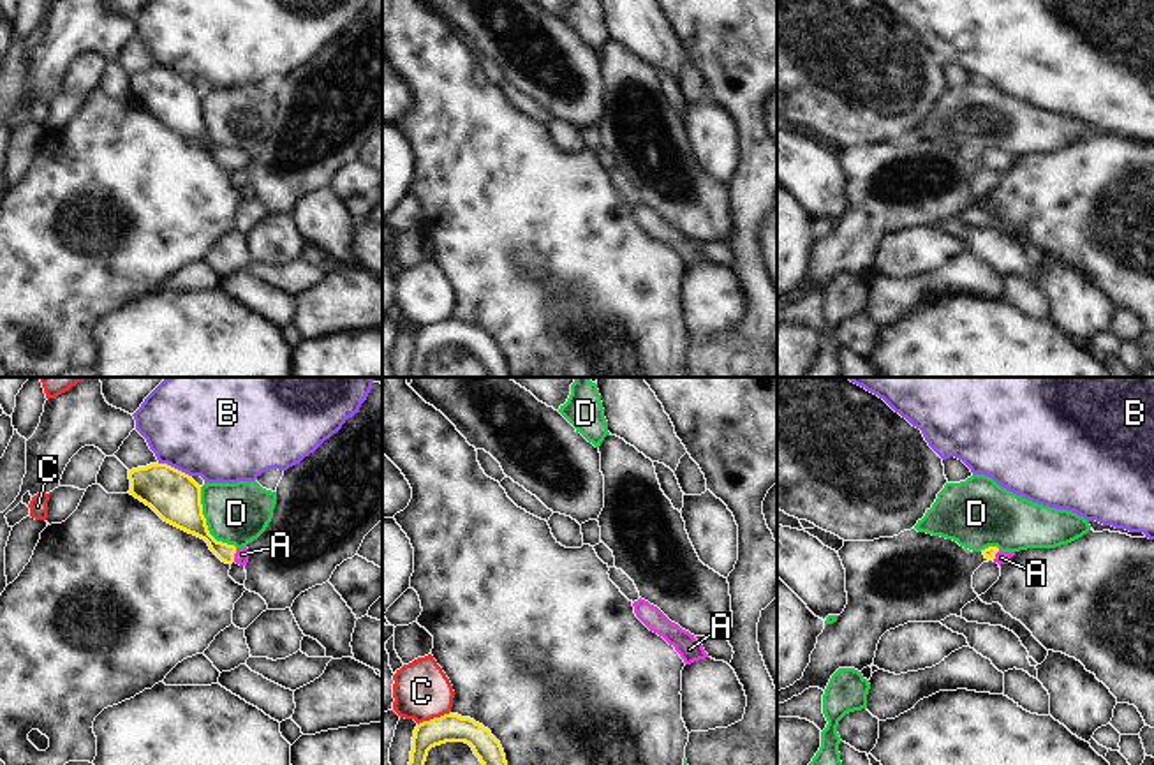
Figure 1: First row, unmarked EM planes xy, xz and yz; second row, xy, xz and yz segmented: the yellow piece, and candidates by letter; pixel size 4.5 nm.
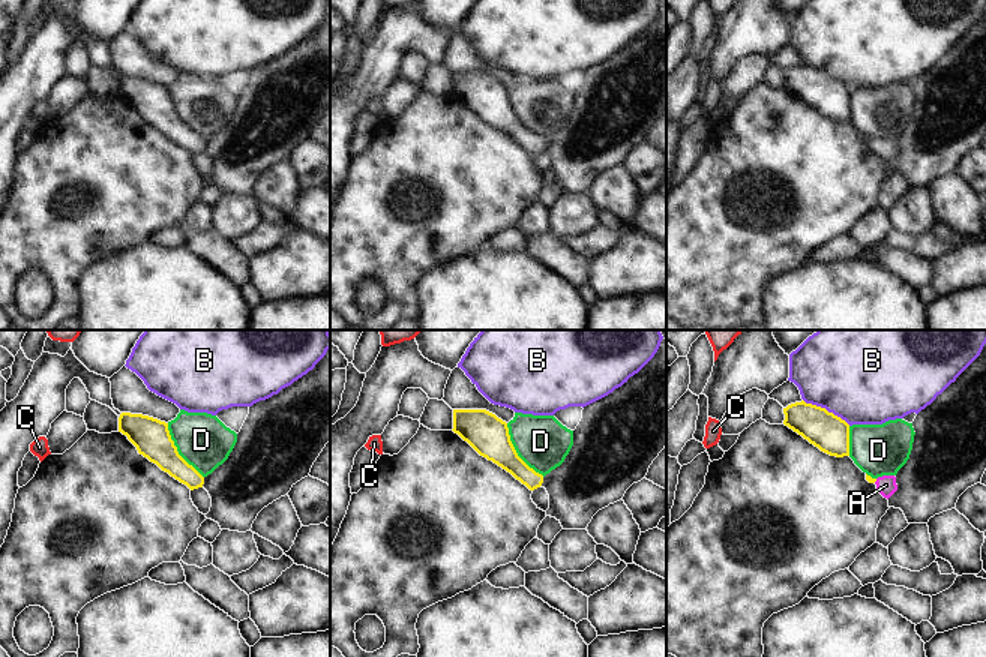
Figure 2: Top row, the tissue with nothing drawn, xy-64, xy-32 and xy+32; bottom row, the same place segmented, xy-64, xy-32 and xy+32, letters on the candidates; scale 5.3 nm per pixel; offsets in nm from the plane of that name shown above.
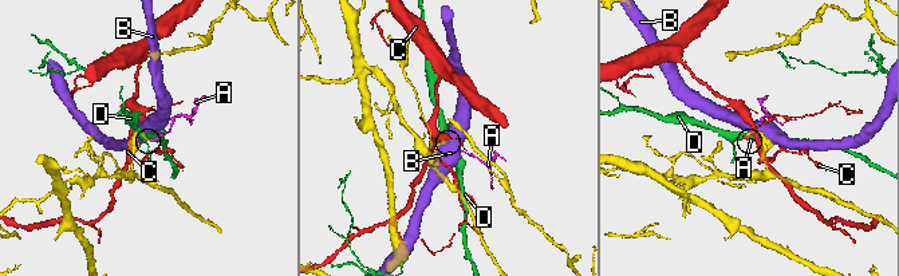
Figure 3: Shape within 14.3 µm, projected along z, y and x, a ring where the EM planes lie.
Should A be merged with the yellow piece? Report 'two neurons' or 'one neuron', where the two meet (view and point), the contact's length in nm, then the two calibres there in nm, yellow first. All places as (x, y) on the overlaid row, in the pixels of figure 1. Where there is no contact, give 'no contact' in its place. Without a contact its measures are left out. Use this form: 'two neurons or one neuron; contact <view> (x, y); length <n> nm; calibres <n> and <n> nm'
one neuron; contact xy (233, 556); length 70 nm; calibres 120 and 60 nm

